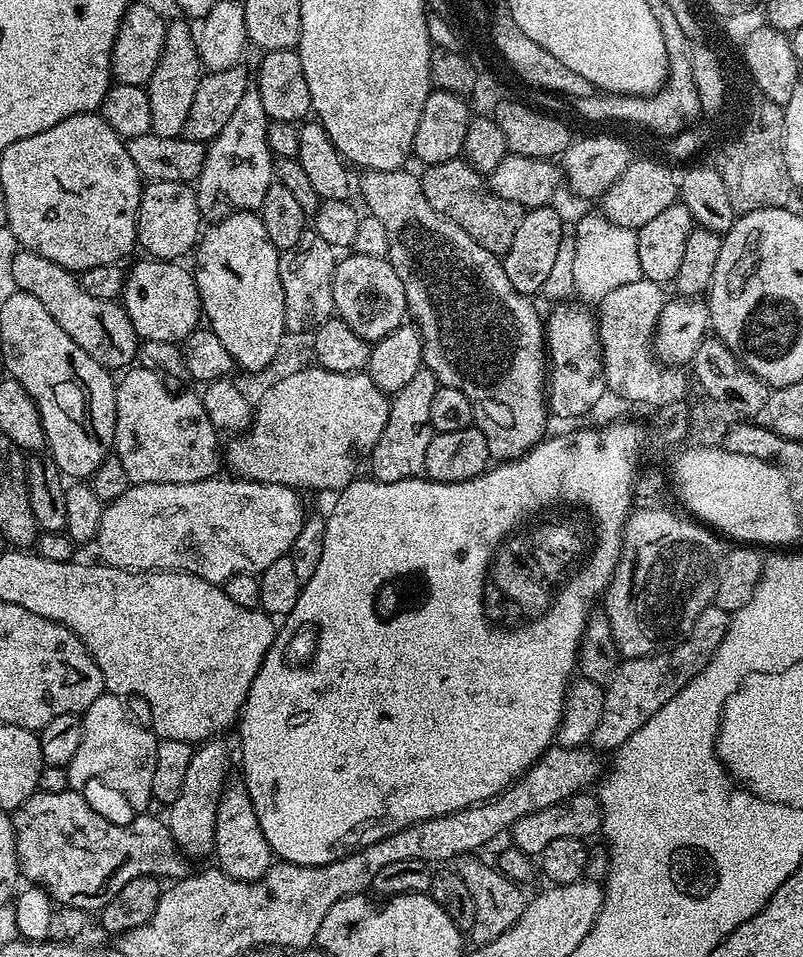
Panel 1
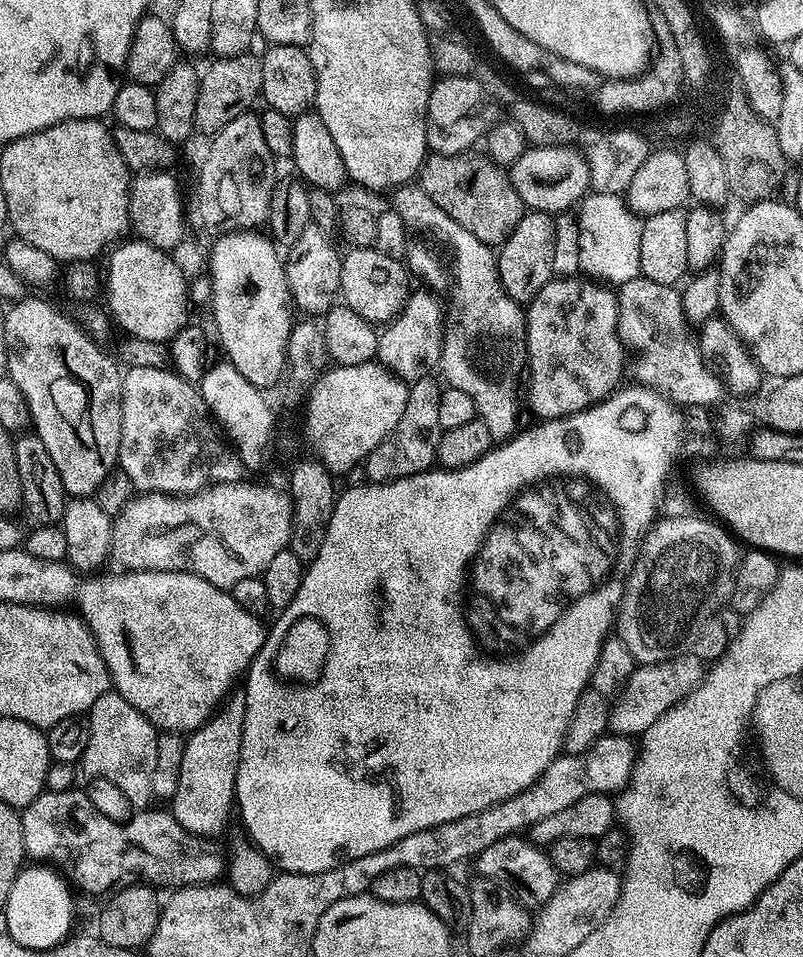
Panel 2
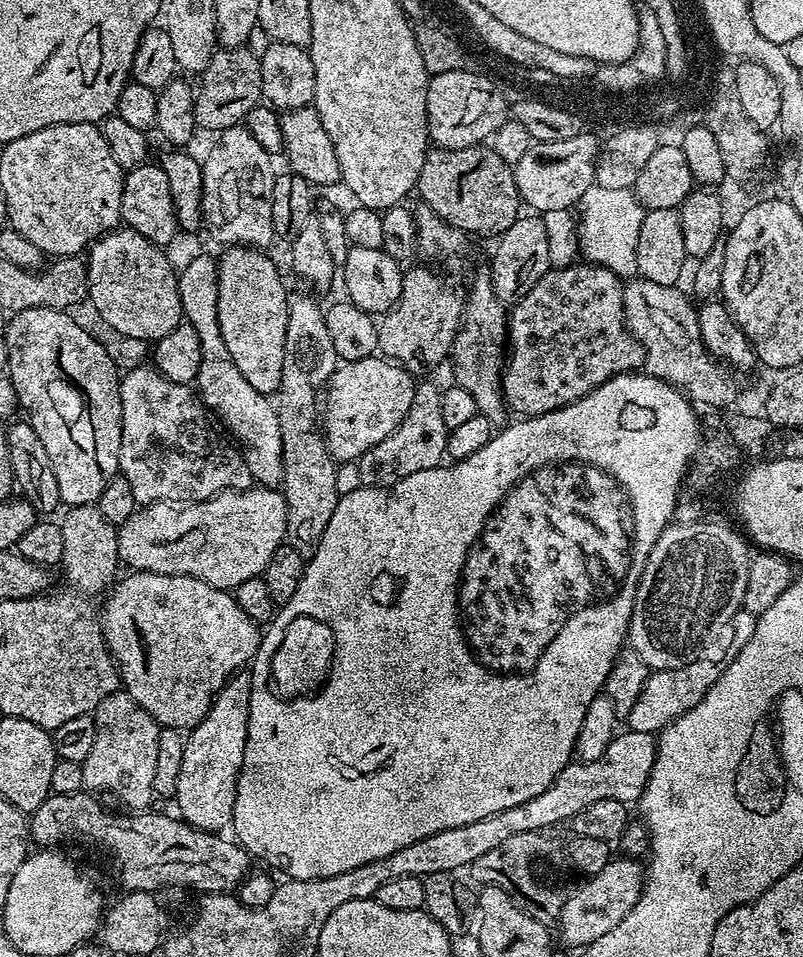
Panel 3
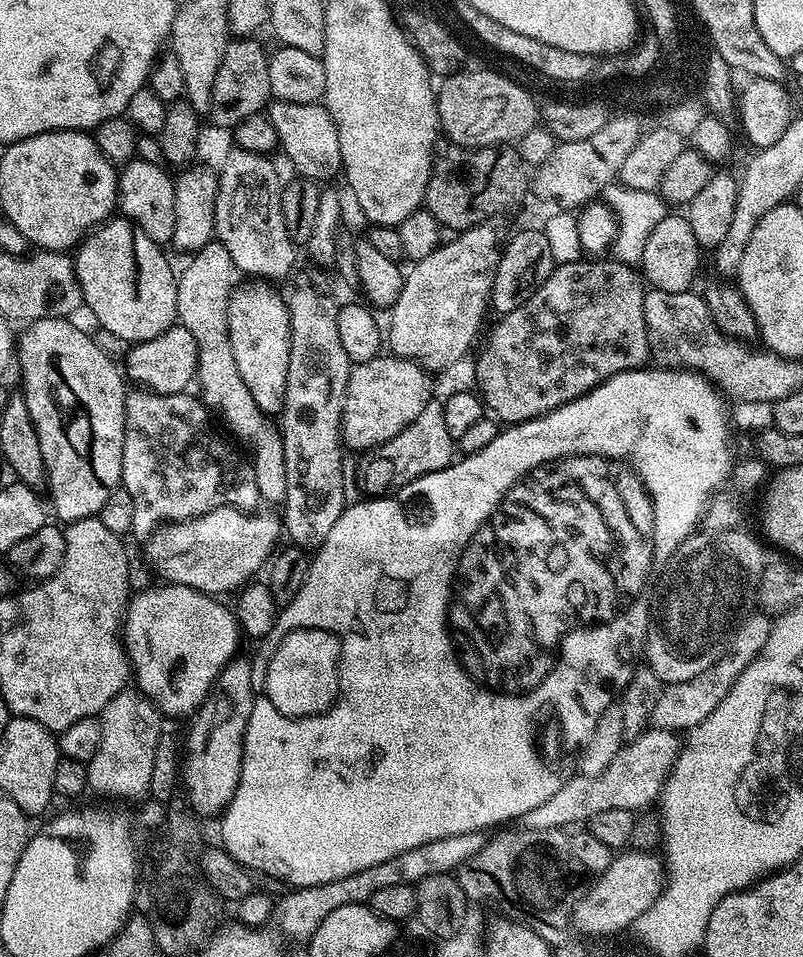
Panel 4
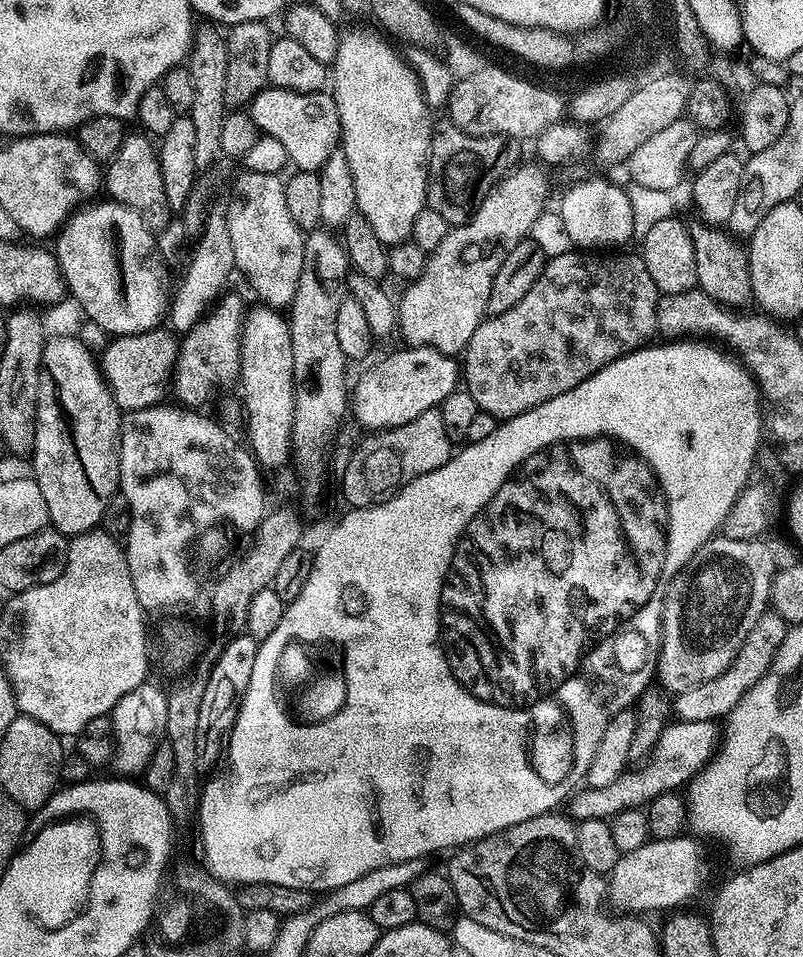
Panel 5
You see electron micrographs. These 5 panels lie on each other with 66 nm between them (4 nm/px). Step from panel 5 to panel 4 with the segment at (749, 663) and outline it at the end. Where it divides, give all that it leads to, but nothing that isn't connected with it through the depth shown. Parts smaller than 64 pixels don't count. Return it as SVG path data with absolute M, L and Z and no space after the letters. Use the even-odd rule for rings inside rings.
M756 610L745 615L735 629L730 651L721 656L719 662L713 668L698 674L694 678L690 678L686 682L669 684L661 691L652 711L651 727L668 728L671 732L680 734L699 724L716 707L716 703L730 690L730 686L740 677L744 667L756 657L756 653L766 642L773 623L773 617L763 610Z

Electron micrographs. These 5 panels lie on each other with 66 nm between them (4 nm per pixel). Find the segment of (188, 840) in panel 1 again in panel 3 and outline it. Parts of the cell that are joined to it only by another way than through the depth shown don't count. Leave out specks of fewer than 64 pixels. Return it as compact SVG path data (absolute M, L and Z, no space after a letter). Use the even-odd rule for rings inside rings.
M244 670L234 673L212 701L206 718L202 718L202 722L198 722L198 726L187 733L174 803L179 819L193 828L220 834L225 831L224 827L232 824L238 778L242 770L242 758L246 754L251 693L251 675Z

